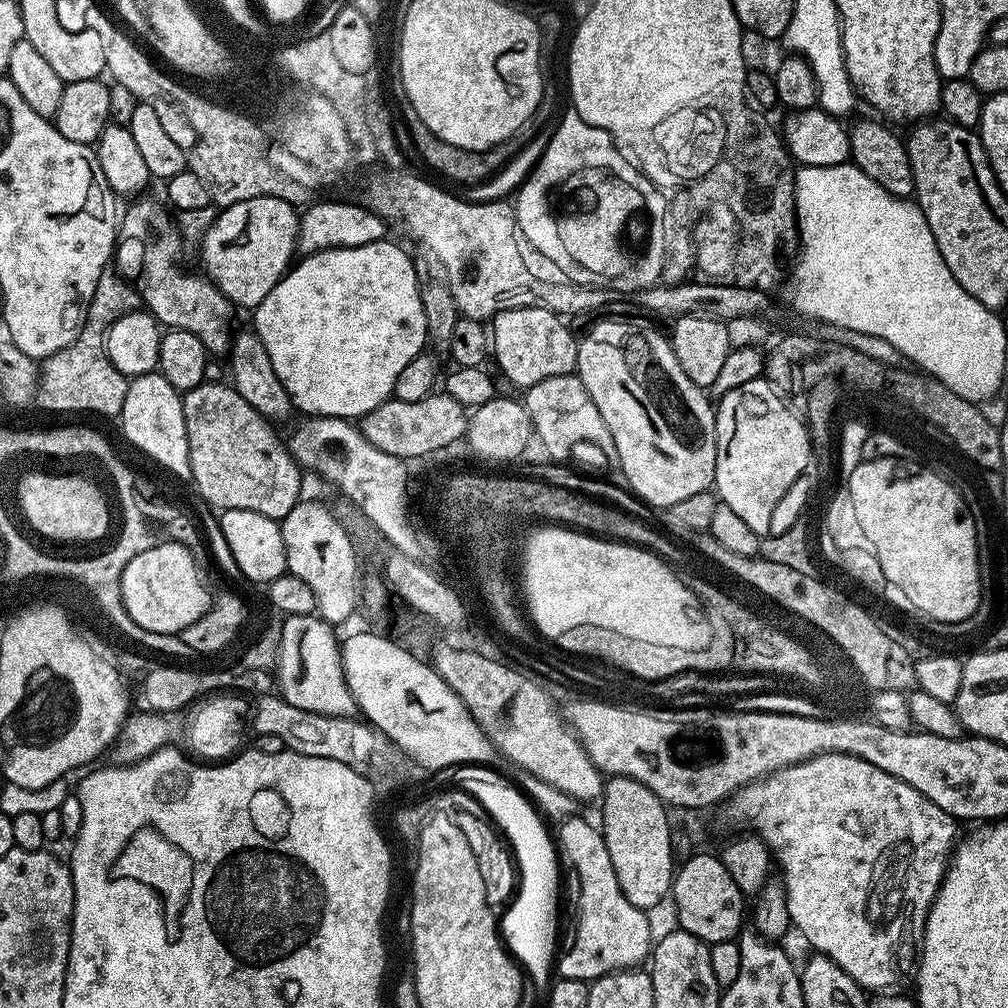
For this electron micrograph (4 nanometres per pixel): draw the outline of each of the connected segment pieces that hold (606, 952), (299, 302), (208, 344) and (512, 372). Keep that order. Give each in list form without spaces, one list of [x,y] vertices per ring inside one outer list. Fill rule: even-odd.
[[[564,822],[564,824],[560,828],[560,840],[558,836],[558,844],[562,849],[563,855],[564,852],[568,855],[568,860],[572,863],[572,868],[576,871],[576,880],[580,883],[580,897],[577,898],[576,904],[580,907],[580,921],[576,924],[576,937],[572,940],[572,945],[568,948],[568,953],[565,954],[564,957],[561,955],[558,960],[558,972],[563,979],[566,980],[582,980],[585,982],[591,982],[593,980],[600,979],[601,976],[606,976],[613,973],[622,973],[625,970],[635,969],[637,966],[643,965],[640,964],[649,959],[650,953],[654,947],[654,935],[652,936],[652,928],[648,925],[648,916],[649,913],[642,908],[634,907],[630,902],[626,902],[626,898],[622,894],[622,890],[618,886],[618,882],[616,881],[616,875],[614,874],[614,870],[610,867],[606,866],[606,853],[603,849],[604,846],[604,833],[601,831],[599,827],[595,823],[592,824],[568,824],[572,822]]]
[[[385,238],[373,244],[363,244],[353,248],[327,248],[324,252],[305,255],[304,261],[296,269],[293,267],[286,271],[274,286],[274,290],[270,290],[270,294],[266,294],[266,298],[262,298],[262,302],[255,308],[255,335],[260,337],[262,346],[266,346],[266,354],[270,354],[274,374],[278,374],[282,386],[292,396],[293,405],[299,411],[301,408],[313,417],[363,418],[392,396],[398,374],[402,374],[402,370],[410,366],[412,359],[425,351],[424,342],[426,343],[429,337],[428,322],[420,297],[421,281],[416,280],[416,268],[412,265],[411,258],[398,245],[391,244],[390,240]]]
[[[140,204],[128,212],[128,236],[133,240],[133,250],[140,252],[140,264],[144,267],[140,272],[138,291],[147,311],[169,329],[194,334],[213,357],[227,357],[234,344],[234,331],[228,325],[234,305],[210,280],[199,275],[187,276],[178,265],[172,264],[182,250],[177,225],[171,219],[168,221],[167,214],[158,205],[147,208]]]
[[[511,308],[505,312],[497,312],[490,321],[490,348],[496,352],[496,364],[504,371],[504,376],[512,384],[517,384],[520,390],[527,390],[534,387],[538,382],[542,382],[546,378],[554,378],[555,376],[570,376],[576,372],[576,349],[578,347],[577,337],[572,337],[572,332],[563,324],[561,317],[557,313],[550,311],[548,308]]]

